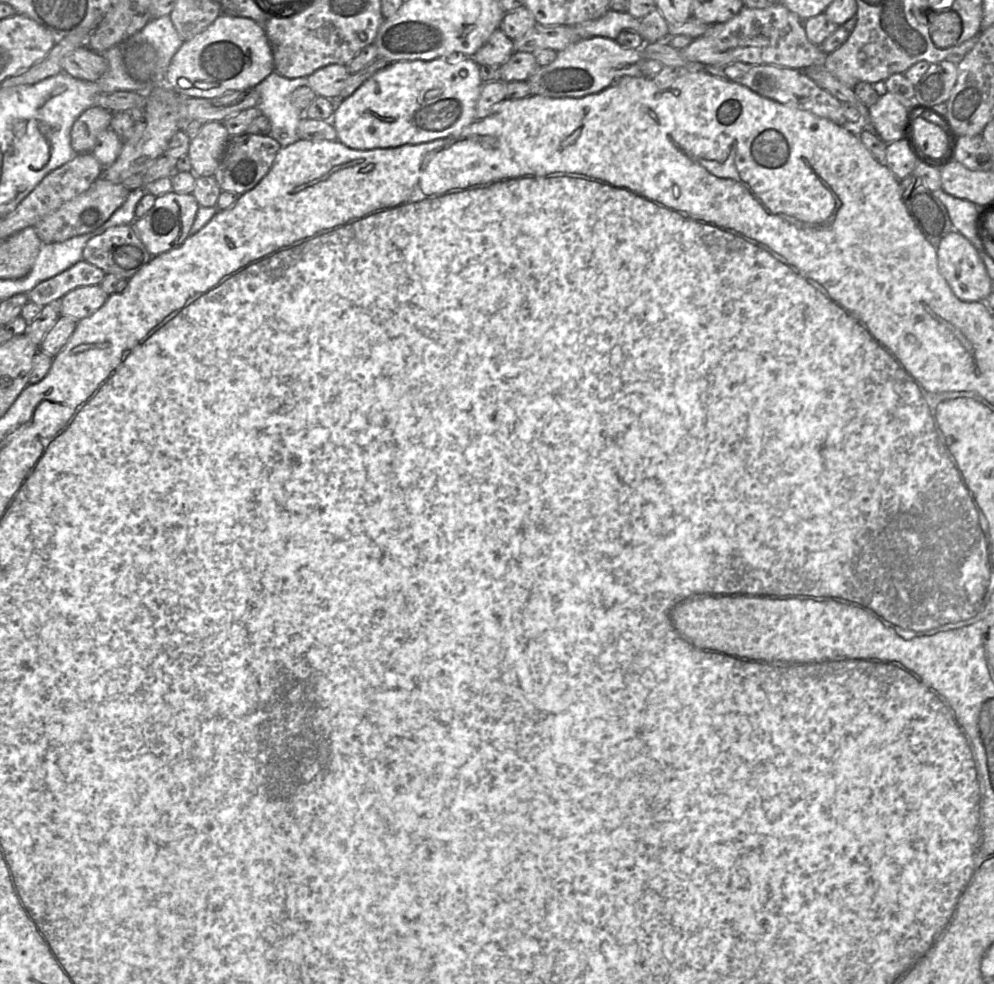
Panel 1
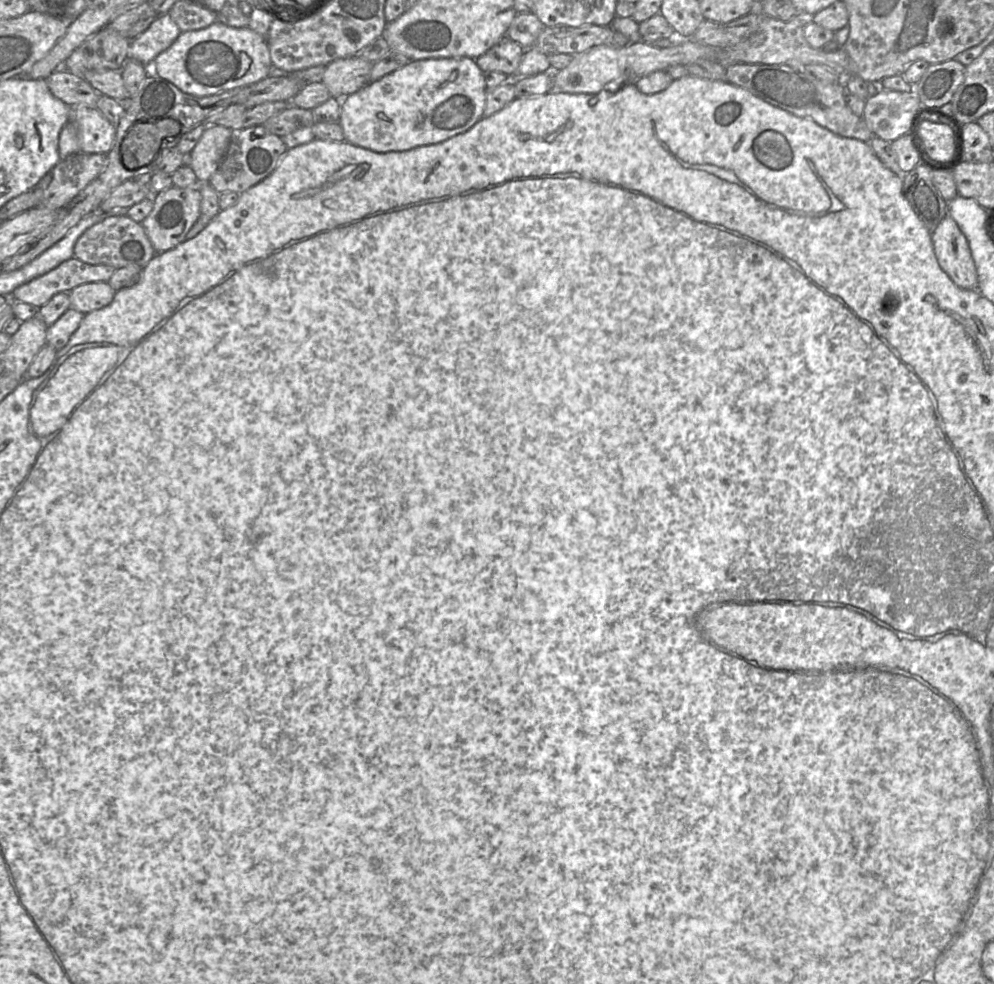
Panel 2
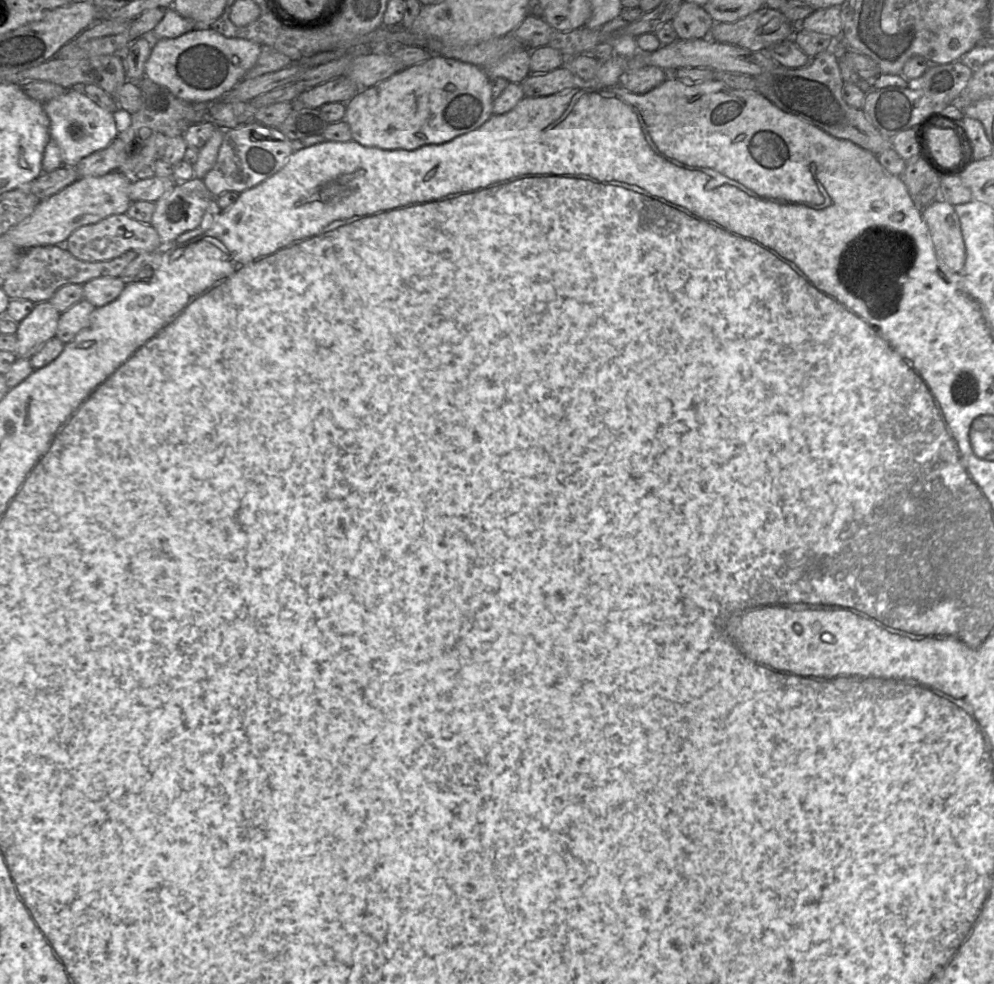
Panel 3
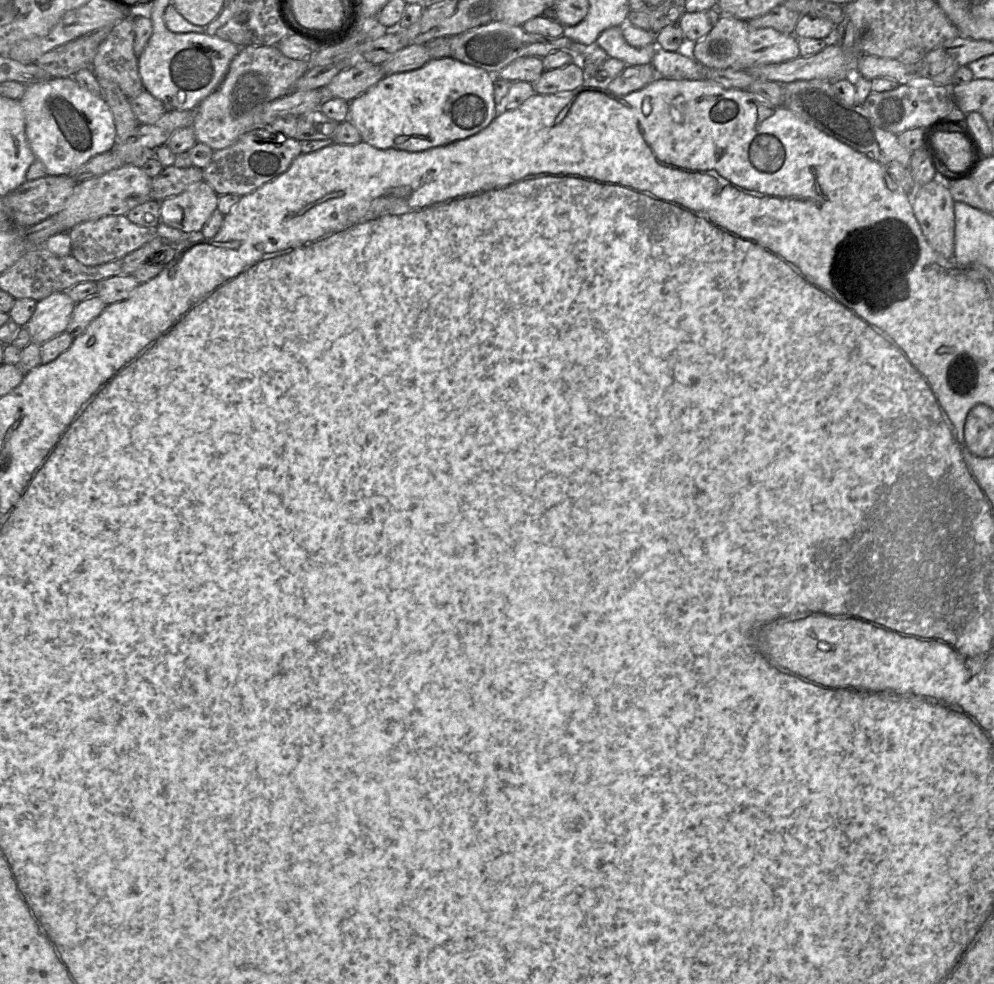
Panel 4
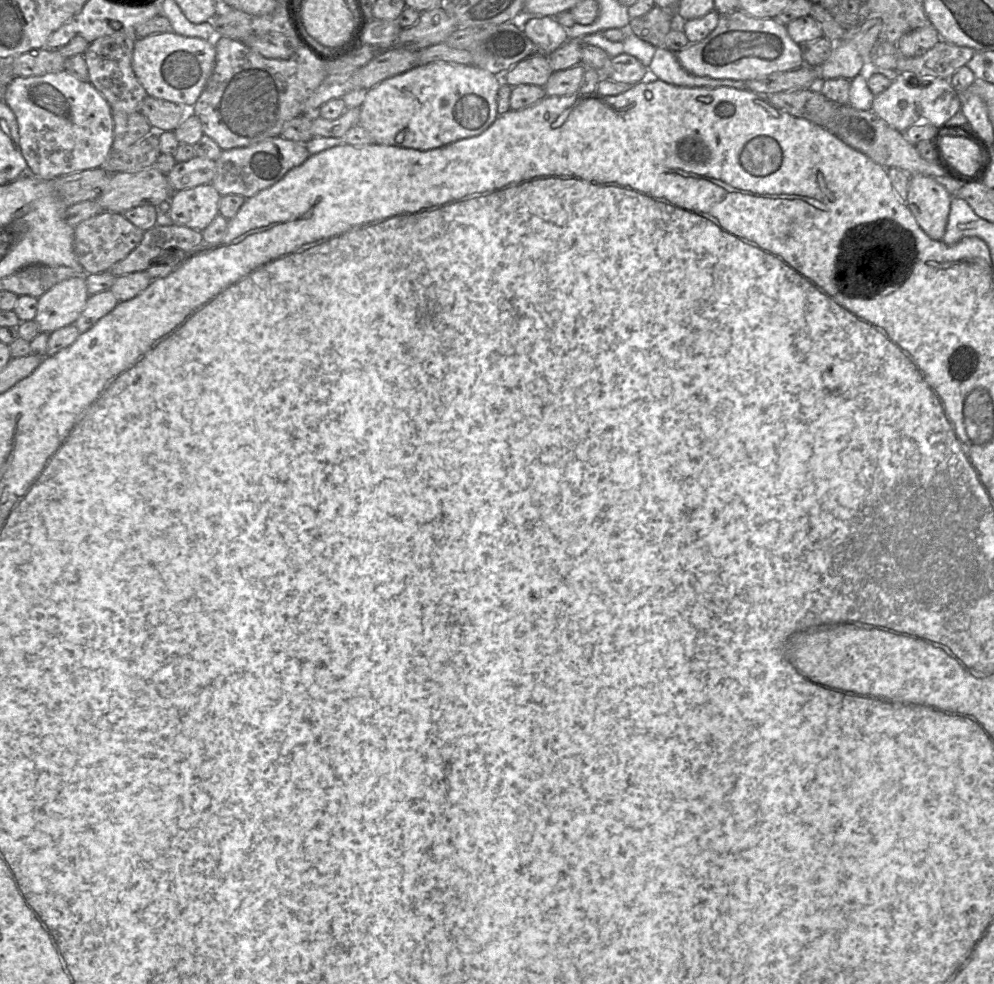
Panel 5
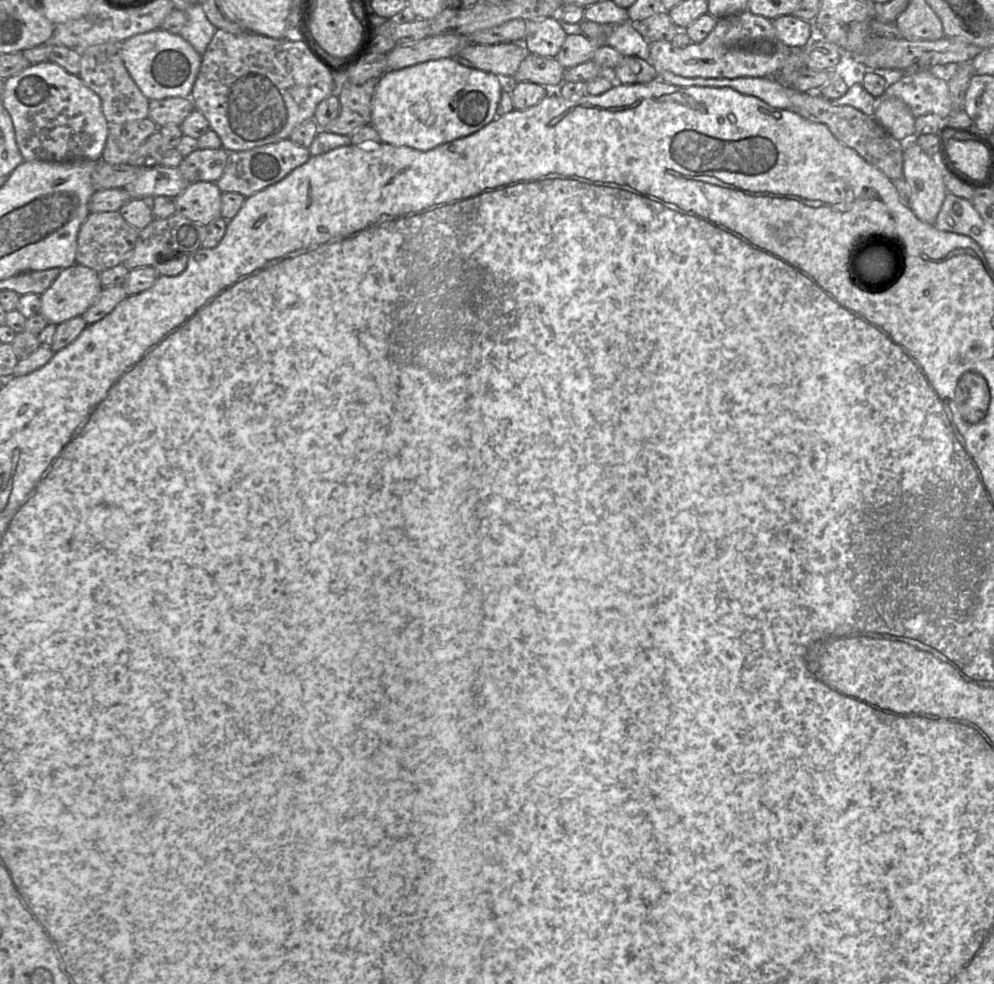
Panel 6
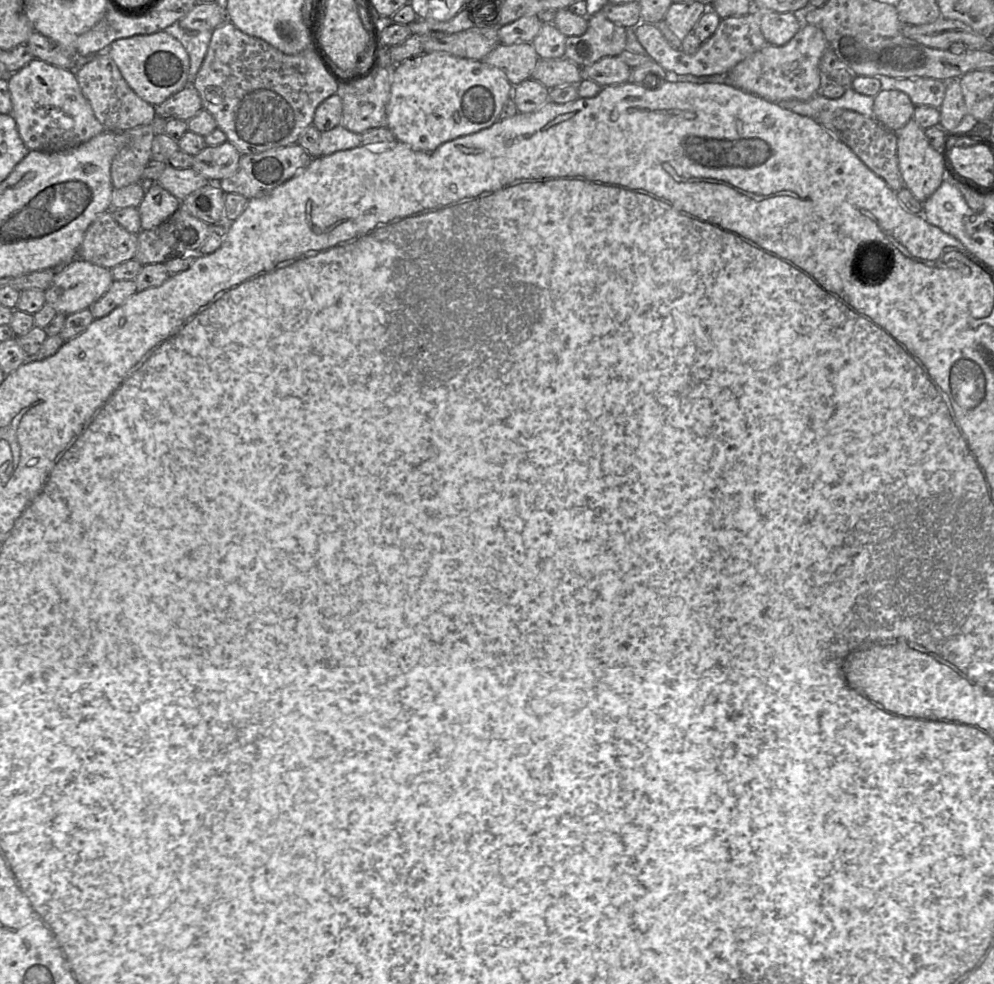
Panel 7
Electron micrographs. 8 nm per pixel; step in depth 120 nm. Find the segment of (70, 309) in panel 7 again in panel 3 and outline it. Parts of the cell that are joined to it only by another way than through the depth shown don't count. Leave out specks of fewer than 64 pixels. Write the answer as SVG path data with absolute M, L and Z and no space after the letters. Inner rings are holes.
M49 302L35 304L33 311L18 324L16 331L17 358L31 357L48 340L56 337L61 313Z

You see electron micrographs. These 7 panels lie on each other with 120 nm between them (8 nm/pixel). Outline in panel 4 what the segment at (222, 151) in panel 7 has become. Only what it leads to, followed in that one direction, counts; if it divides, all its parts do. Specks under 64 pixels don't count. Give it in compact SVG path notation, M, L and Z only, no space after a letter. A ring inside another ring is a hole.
M174 165L163 170L152 178L151 198L161 202L178 195L203 181L203 169L195 166L179 168Z

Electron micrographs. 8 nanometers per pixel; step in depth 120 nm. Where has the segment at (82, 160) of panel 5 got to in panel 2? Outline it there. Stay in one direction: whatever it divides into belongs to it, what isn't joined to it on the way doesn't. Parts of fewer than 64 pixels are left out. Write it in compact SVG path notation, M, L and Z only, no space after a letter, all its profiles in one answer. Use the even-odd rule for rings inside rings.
M70 106L71 122L78 127L82 153L108 154L116 137L111 124L96 107Z

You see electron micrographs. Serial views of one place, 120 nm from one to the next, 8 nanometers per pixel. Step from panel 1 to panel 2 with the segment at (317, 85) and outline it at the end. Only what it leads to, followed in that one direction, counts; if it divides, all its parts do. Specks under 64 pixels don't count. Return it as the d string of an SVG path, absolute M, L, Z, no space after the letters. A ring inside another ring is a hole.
M358 55L335 60L326 66L322 82L331 97L342 100L370 82L372 64Z

